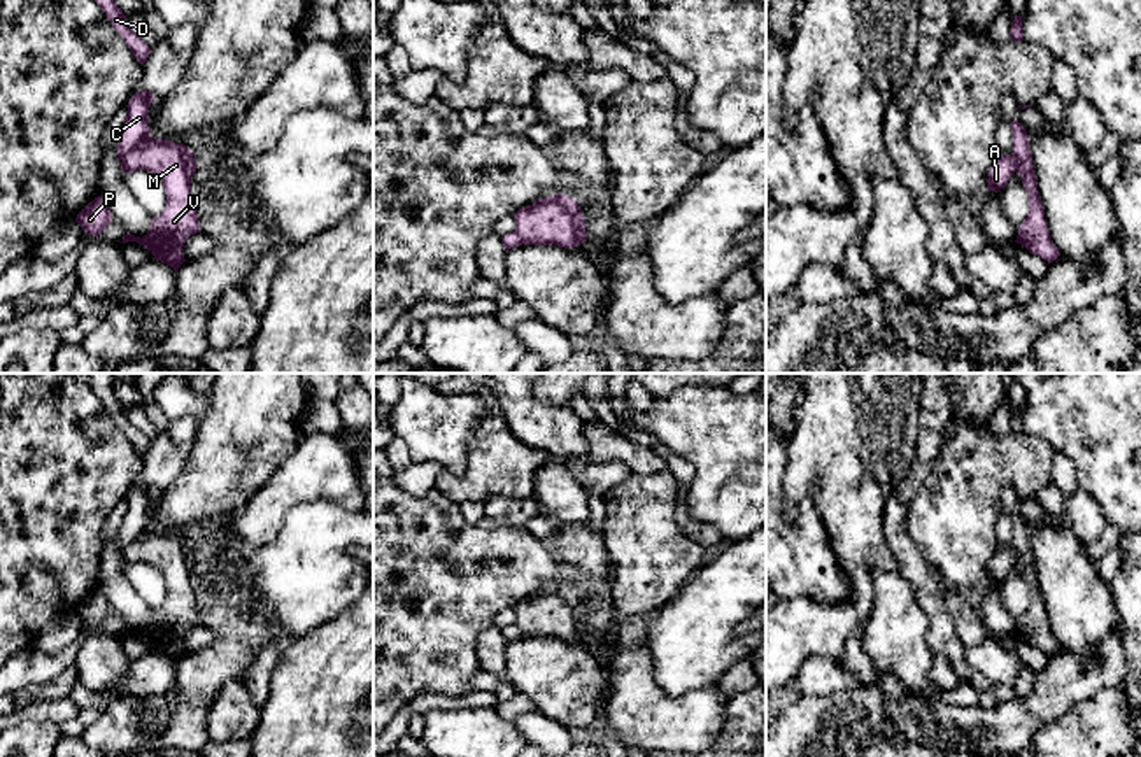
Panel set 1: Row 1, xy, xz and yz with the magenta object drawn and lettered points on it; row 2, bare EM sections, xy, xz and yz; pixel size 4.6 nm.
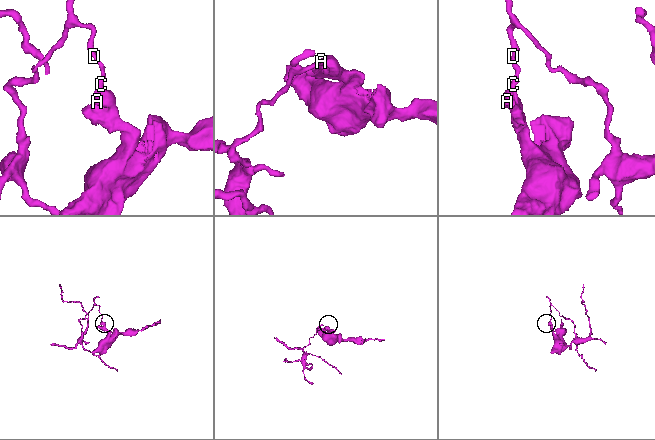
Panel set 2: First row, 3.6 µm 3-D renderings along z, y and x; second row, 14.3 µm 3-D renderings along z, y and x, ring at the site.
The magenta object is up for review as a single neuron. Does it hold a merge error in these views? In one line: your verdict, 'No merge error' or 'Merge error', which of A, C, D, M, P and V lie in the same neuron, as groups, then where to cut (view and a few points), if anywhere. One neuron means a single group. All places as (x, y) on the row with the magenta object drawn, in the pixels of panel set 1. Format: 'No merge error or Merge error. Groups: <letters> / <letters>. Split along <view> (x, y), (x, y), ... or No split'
Merge error. Groups: A M P V / C D. Split along xy (148, 135), (127, 155), (123, 170)

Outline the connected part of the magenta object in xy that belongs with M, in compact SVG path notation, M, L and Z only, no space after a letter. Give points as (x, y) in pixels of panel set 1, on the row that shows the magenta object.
M145 137L126 154L123 165L124 173L137 170L154 173L167 191L167 205L152 217L145 237L126 231L121 244L137 242L151 251L156 261L177 272L186 261L182 254L186 240L200 233L196 196L191 191L196 163L189 145Z

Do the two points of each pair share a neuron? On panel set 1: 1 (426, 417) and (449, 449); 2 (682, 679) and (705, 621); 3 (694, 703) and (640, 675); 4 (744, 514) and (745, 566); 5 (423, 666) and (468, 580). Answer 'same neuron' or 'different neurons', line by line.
1: same neuron
2: same neuron
3: same neuron
4: different neurons
5: same neuron

